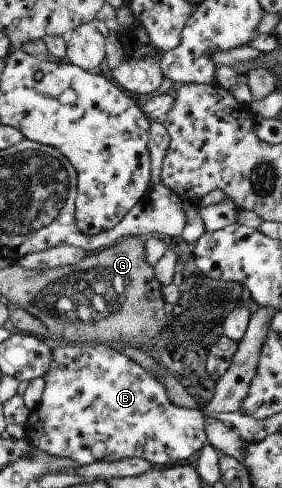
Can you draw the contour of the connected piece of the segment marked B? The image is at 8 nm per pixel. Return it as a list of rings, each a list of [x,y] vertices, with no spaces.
[[[53,343],[52,361],[43,378],[46,380],[46,387],[41,399],[40,405],[31,411],[30,420],[26,422],[26,436],[35,448],[45,451],[52,457],[59,457],[60,459],[73,459],[79,465],[90,465],[97,461],[121,461],[124,458],[139,457],[153,464],[161,464],[161,466],[175,466],[180,465],[181,462],[189,460],[191,456],[195,456],[197,452],[208,443],[207,432],[205,432],[205,416],[199,409],[183,408],[173,404],[169,398],[167,389],[159,379],[151,374],[146,368],[137,364],[131,357],[123,354],[119,347],[106,343]]]

